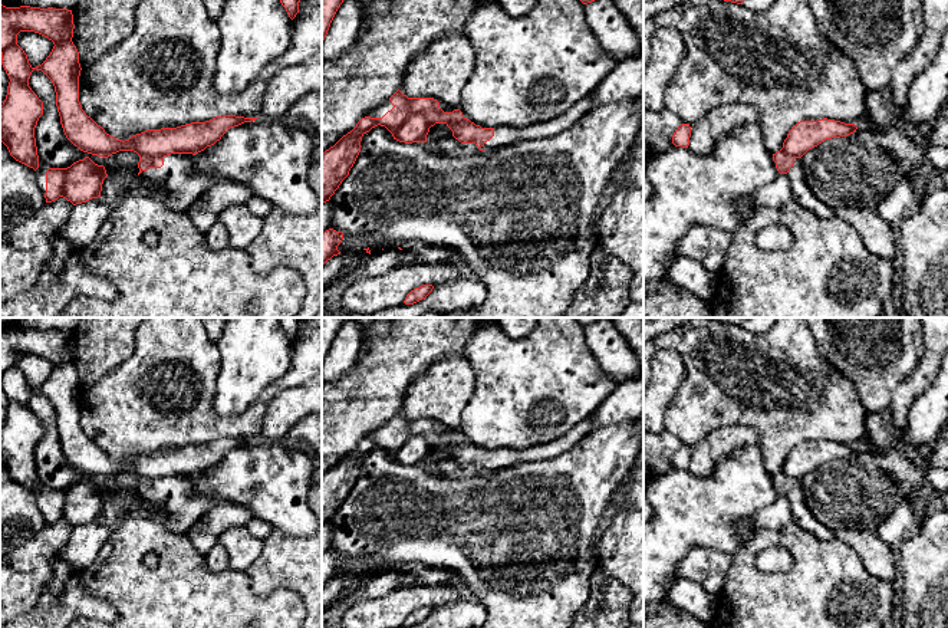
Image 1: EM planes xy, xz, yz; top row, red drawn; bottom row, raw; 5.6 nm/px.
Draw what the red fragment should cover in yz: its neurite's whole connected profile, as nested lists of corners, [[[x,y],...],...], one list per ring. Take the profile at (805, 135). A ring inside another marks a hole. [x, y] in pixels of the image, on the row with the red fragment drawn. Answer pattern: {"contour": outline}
{"contour": [[[835,119],[800,121],[787,134],[783,148],[773,154],[773,161],[780,174],[786,174],[791,187],[793,200],[822,218],[835,217],[835,210],[822,203],[806,184],[801,158],[809,149],[817,147],[826,139],[847,137],[856,132],[855,124],[845,124]]]}

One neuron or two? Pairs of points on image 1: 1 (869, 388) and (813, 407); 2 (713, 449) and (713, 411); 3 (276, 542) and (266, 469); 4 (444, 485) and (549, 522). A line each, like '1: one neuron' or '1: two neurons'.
1: two neurons
2: two neurons
3: two neurons
4: one neuron

